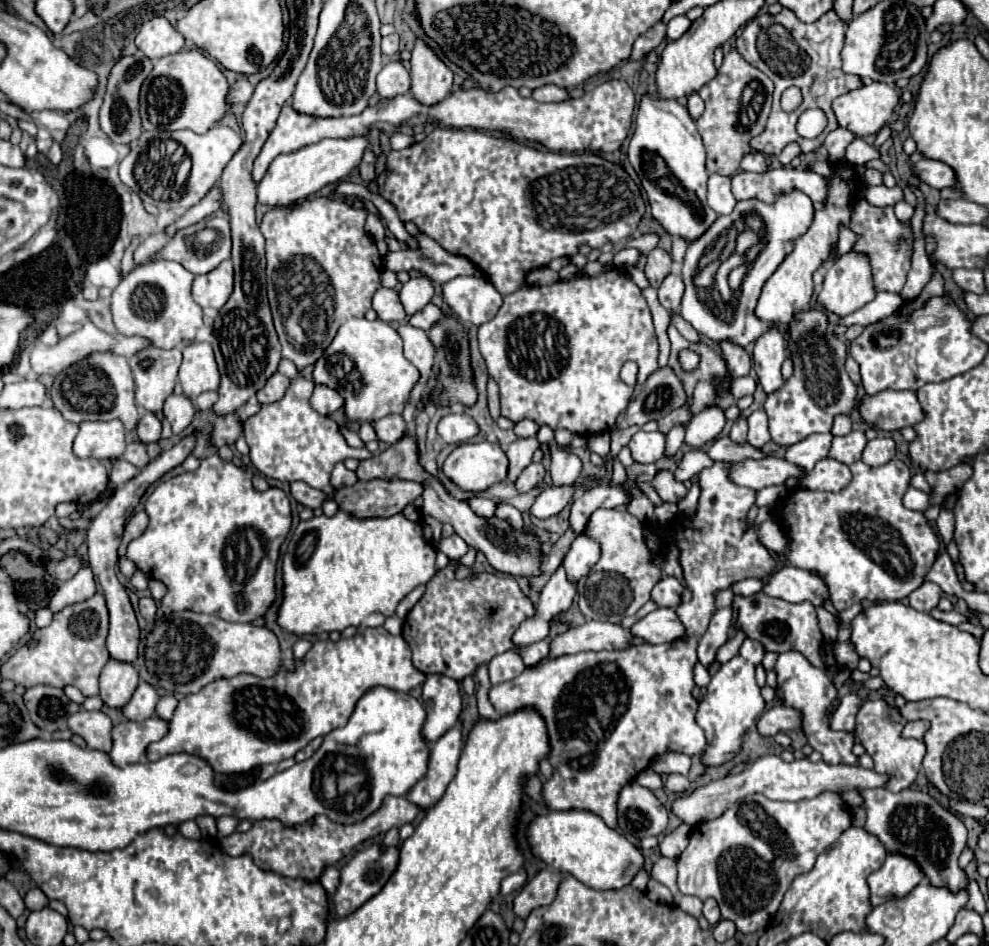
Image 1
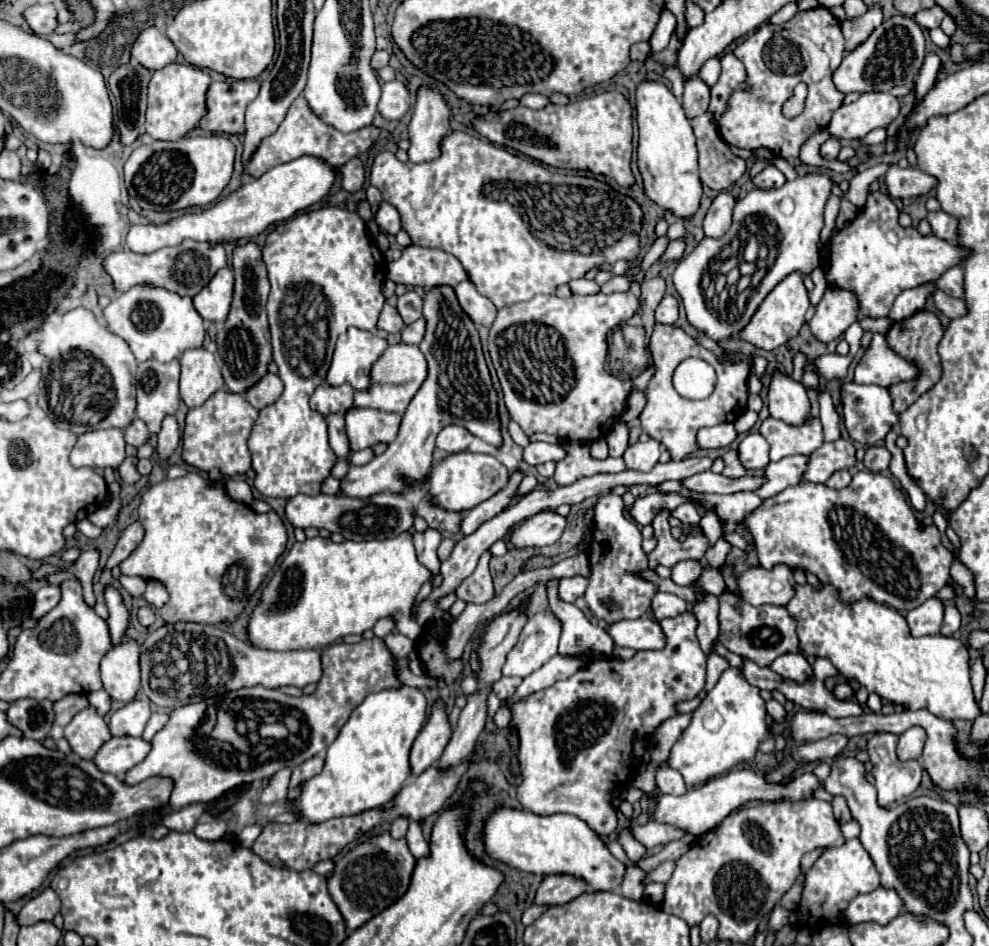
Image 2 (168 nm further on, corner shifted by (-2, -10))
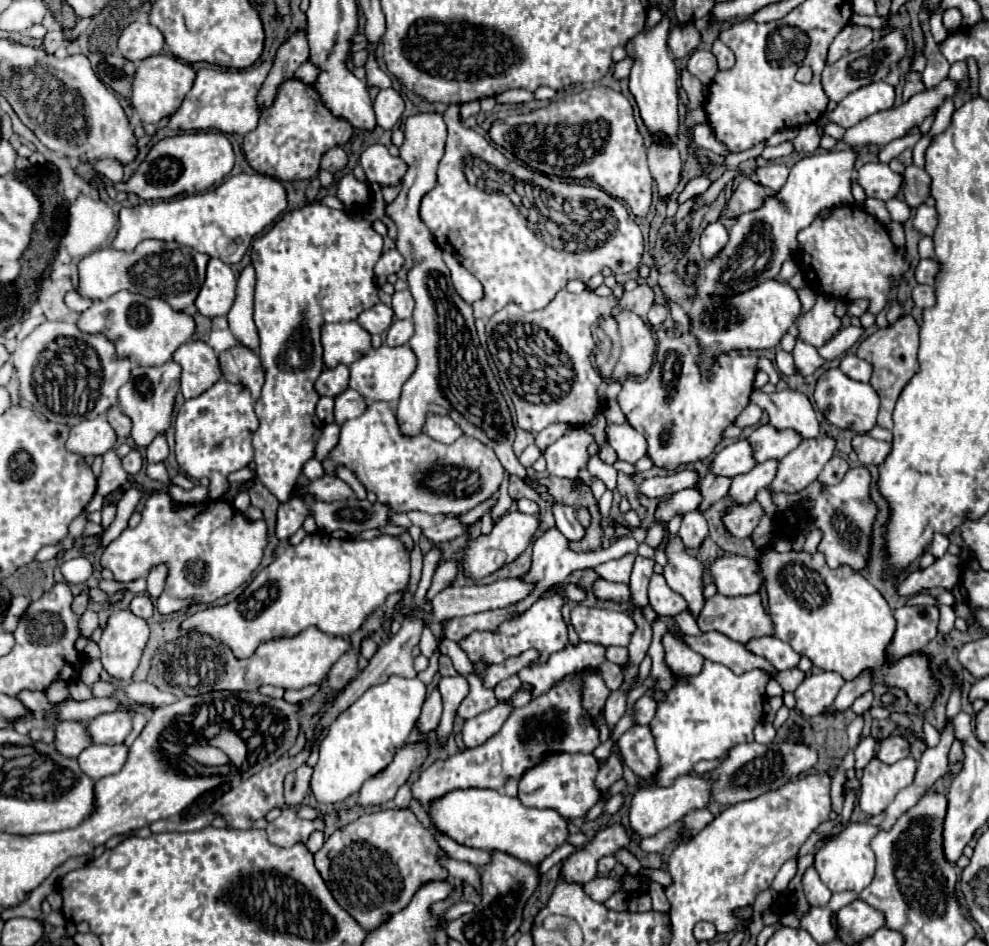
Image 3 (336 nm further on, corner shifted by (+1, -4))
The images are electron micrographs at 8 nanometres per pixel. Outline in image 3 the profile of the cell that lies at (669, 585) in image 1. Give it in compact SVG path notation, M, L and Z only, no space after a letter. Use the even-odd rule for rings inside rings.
M654 574L650 578L648 598L650 598L652 610L656 614L660 614L660 616L676 616L676 614L680 614L680 612L684 612L688 608L684 598L668 588L662 574Z

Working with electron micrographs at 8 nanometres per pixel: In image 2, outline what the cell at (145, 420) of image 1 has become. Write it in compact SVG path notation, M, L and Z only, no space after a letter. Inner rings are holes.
M135 418L135 420L125 428L125 442L131 444L131 446L135 446L135 448L141 446L141 444L145 444L147 438L149 438L149 430L147 430L147 426L145 426L139 418Z

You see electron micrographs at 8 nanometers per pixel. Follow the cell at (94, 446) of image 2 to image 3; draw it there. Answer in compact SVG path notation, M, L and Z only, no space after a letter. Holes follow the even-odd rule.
M98 416L94 420L84 420L72 426L66 448L82 456L102 456L104 452L112 450L114 444L116 432L104 416Z

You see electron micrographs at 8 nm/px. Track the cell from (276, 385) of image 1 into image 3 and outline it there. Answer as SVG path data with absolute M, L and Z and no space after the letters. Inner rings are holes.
M234 346L220 354L220 368L222 376L228 382L244 384L250 390L252 400L260 398L260 390L264 384L264 370L258 354L254 354L244 346Z

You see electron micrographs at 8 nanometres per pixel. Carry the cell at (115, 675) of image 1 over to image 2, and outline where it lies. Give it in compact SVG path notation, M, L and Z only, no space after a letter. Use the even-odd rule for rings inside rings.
M123 638L101 660L103 688L111 698L129 702L139 690L139 654L141 646L135 638Z

